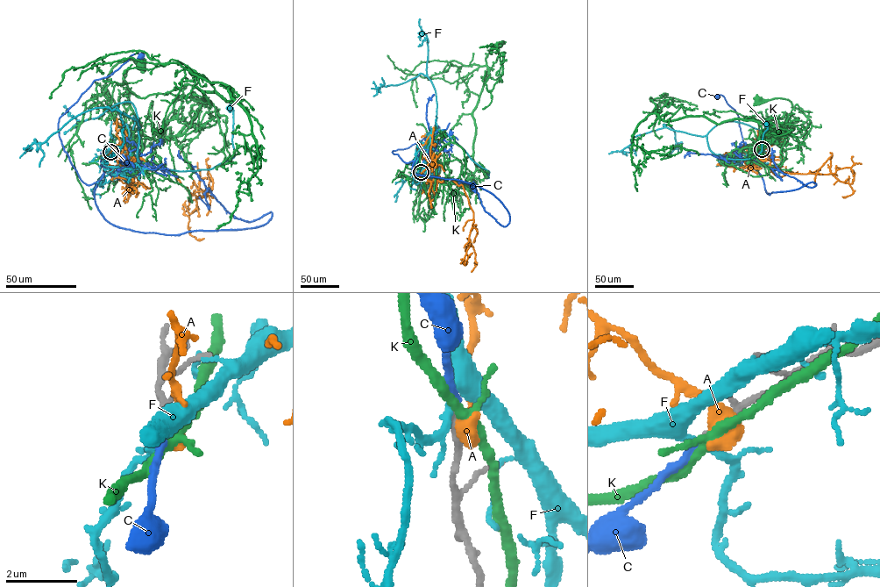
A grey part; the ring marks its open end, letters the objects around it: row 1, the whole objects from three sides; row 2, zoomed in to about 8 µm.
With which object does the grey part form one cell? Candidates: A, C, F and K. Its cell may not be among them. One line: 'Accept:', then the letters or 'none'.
Accept: C

